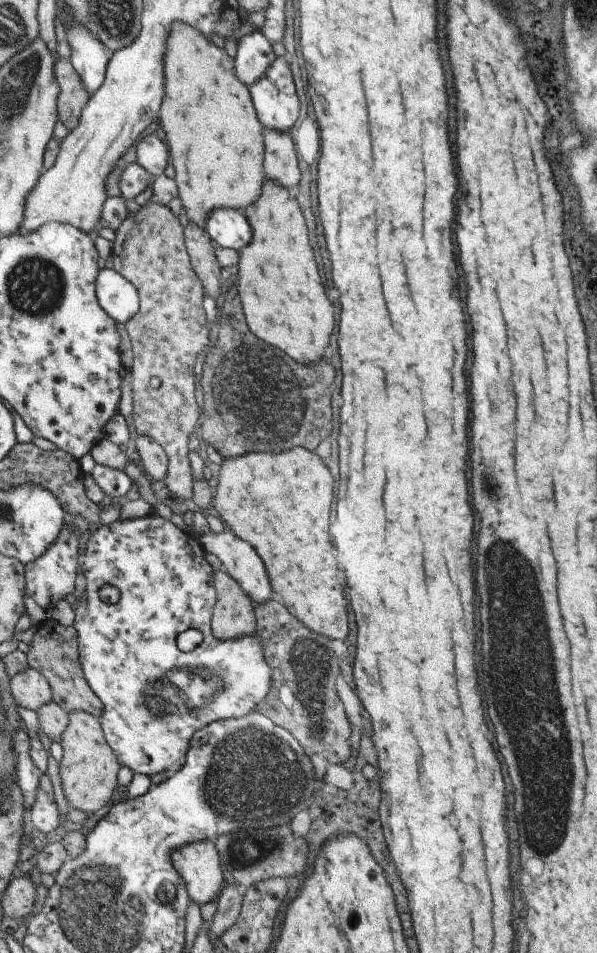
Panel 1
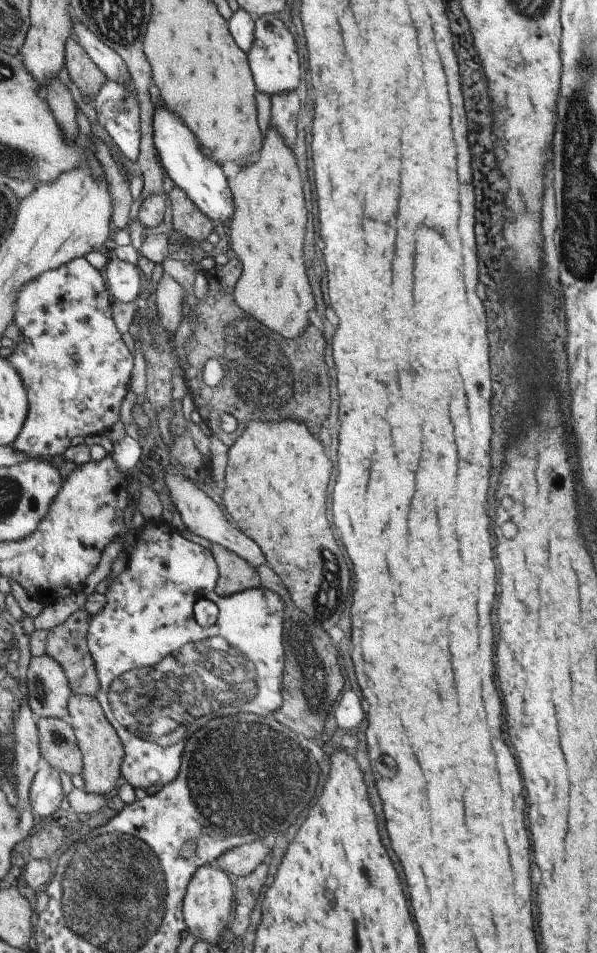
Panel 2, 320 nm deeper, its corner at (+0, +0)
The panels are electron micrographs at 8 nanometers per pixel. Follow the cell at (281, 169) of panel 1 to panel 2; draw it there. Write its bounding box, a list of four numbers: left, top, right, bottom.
[270,91,299,144]

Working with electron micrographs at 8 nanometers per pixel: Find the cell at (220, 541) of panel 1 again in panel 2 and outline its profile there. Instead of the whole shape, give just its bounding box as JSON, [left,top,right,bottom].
[165,464,267,566]

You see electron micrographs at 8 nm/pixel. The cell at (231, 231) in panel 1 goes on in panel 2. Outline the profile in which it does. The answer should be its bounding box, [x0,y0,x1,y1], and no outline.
[154,97,233,225]

